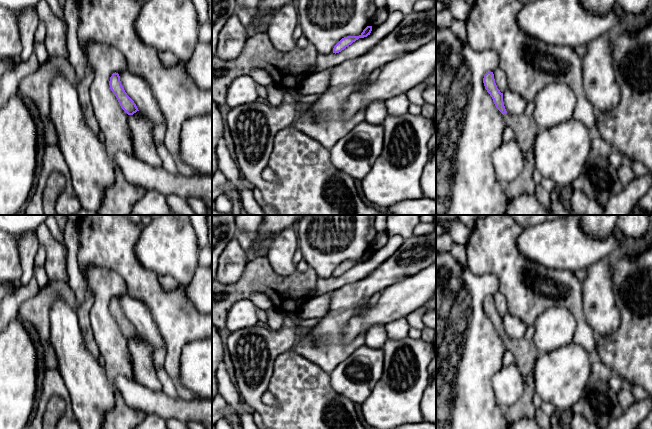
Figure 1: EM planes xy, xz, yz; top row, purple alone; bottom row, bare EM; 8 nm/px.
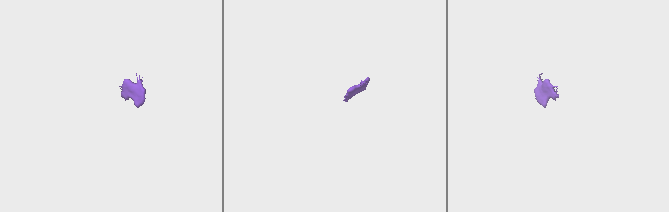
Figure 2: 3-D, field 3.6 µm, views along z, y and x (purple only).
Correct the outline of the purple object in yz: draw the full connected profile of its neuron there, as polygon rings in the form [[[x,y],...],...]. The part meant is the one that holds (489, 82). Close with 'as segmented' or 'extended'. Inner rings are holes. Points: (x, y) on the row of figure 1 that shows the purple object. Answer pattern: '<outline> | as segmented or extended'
[[[493,72],[484,75],[483,83],[490,94],[496,108],[503,114],[506,127],[510,127],[514,133],[514,139],[519,145],[524,157],[524,165],[520,175],[512,182],[504,186],[506,198],[512,200],[521,194],[536,195],[536,183],[533,179],[535,162],[533,159],[533,146],[536,134],[540,130],[532,116],[521,114],[509,114],[504,106],[503,93],[497,88]]] | extended

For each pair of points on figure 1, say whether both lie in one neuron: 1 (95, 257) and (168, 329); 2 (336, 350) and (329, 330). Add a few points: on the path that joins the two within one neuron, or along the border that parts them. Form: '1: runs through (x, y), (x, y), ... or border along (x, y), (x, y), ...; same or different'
1: runs through (118, 260), (164, 306); same
2: runs through (331, 345), (329, 343), (329, 335); same

